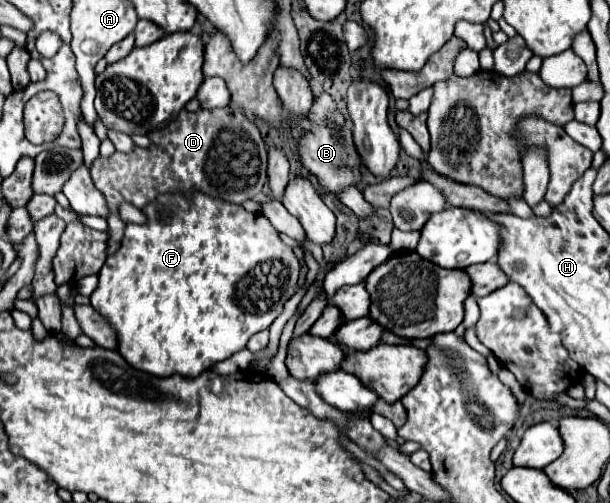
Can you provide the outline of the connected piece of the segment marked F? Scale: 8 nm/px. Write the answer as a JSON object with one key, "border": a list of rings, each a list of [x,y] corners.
{"border":[[[169,193],[159,195],[143,211],[147,223],[127,223],[121,247],[101,267],[91,305],[115,329],[117,351],[131,367],[157,377],[175,373],[197,377],[241,351],[257,331],[269,329],[283,311],[285,301],[293,295],[299,261],[263,215],[247,213],[241,205],[207,195],[185,199],[181,193]]]}

